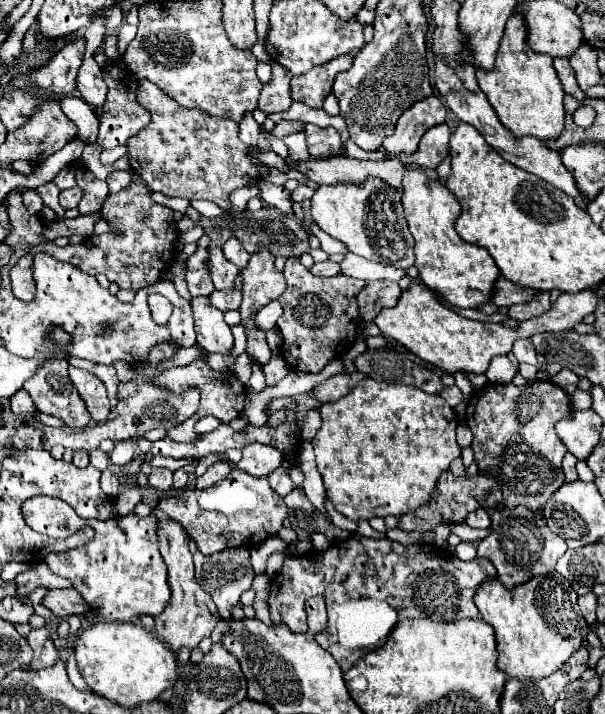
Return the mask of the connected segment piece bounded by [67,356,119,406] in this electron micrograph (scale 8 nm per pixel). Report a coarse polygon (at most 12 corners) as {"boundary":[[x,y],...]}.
{"boundary":[[71,356],[75,368],[95,374],[107,386],[111,406],[119,380],[113,366]]}

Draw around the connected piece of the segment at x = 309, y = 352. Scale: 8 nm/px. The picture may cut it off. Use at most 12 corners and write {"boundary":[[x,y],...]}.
{"boundary":[[285,262],[277,330],[297,372],[321,372],[361,330],[365,282]]}

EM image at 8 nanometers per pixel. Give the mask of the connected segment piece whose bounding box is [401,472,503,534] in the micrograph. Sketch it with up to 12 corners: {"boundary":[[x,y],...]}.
{"boundary":[[443,472],[435,498],[401,516],[403,530],[465,522],[503,504],[499,482]]}

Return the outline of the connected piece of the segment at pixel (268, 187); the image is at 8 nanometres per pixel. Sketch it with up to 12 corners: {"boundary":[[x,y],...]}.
{"boundary":[[259,182],[259,196],[269,206],[293,214],[289,192]]}

